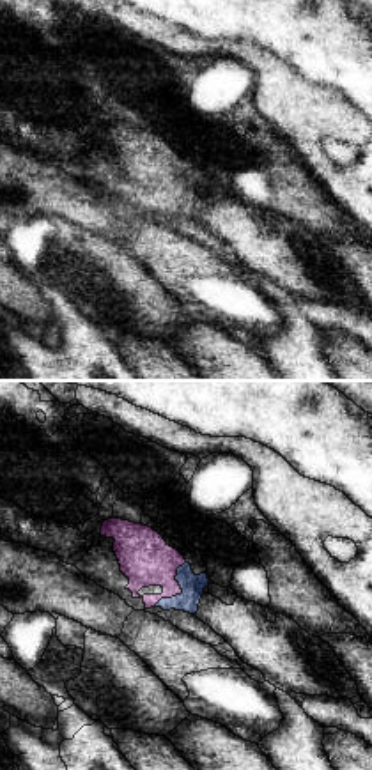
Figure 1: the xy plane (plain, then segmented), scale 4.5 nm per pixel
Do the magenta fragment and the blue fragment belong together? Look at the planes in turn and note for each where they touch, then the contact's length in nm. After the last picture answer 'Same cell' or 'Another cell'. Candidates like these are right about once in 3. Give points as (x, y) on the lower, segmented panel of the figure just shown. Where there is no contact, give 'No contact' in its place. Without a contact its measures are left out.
Touches magenta at (181, 590). Shared border 240 nm

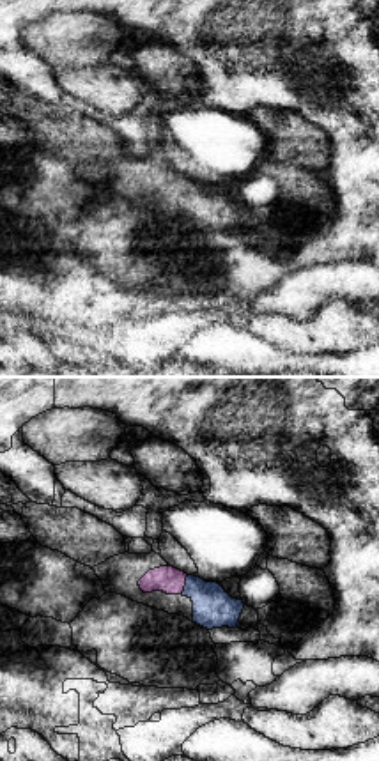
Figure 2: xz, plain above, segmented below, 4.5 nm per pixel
Touches magenta at (185, 584). Shared border 90 nm

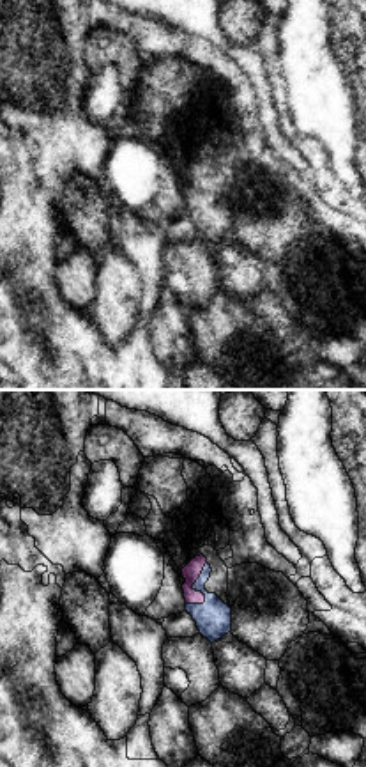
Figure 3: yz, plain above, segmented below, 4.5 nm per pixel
Touches magenta at (195, 590). Shared border 220 nm

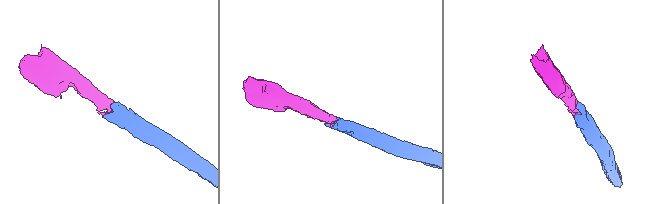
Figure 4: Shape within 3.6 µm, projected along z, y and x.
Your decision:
Same cell

